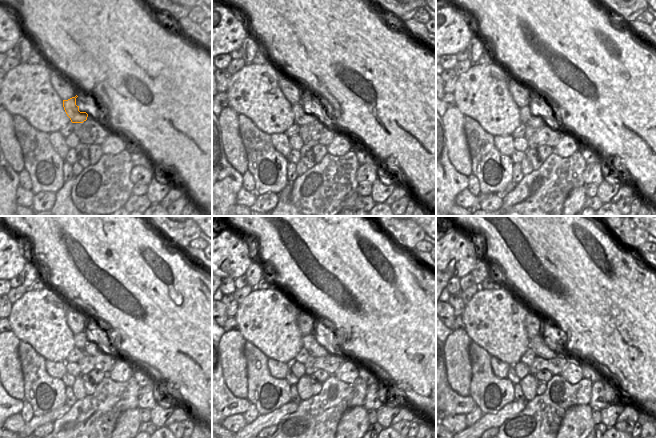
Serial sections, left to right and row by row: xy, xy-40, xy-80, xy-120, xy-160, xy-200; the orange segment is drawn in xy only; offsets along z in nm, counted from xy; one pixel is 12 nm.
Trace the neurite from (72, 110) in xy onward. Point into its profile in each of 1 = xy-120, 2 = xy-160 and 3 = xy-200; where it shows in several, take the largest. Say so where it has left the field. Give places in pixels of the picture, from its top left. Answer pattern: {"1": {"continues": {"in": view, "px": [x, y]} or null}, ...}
{"1": {"continues": {"in": "xy-120", "px": [89, 346]}}, "2": {"continues": {"in": "xy-160", "px": [314, 346]}}, "3": {"continues": {"in": "xy-200", "px": [538, 344]}}}

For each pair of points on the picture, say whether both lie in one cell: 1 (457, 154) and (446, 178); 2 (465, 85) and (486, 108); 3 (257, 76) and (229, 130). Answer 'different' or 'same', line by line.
1: different
2: same
3: different

